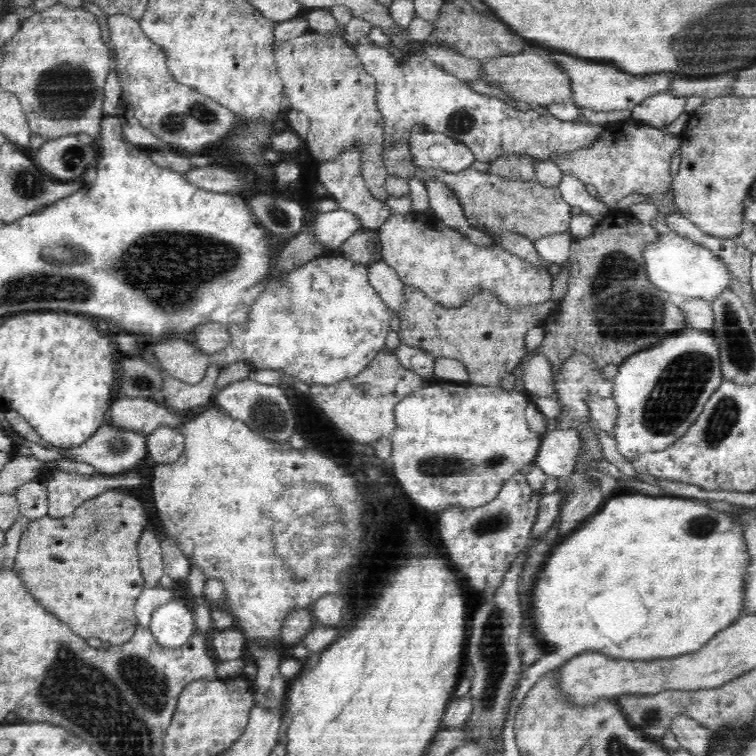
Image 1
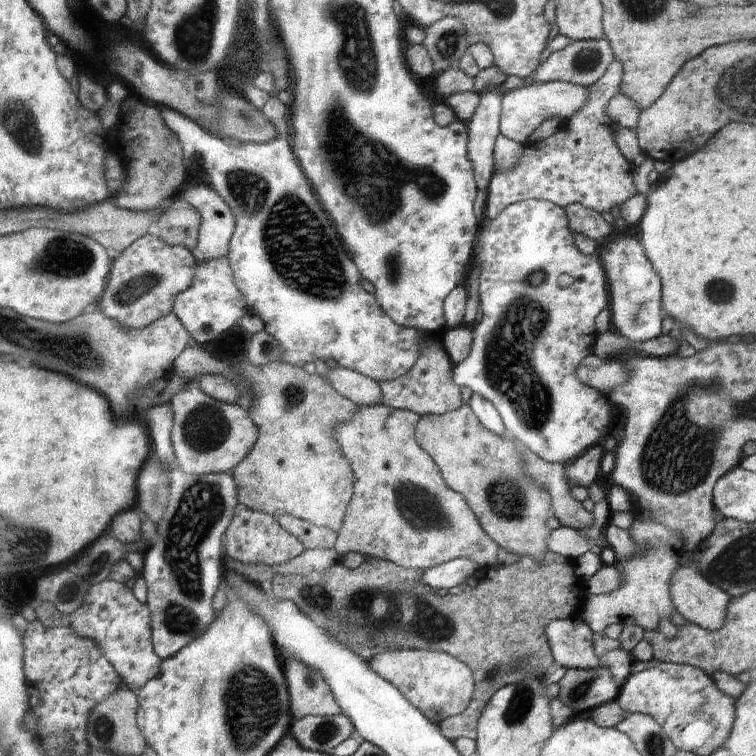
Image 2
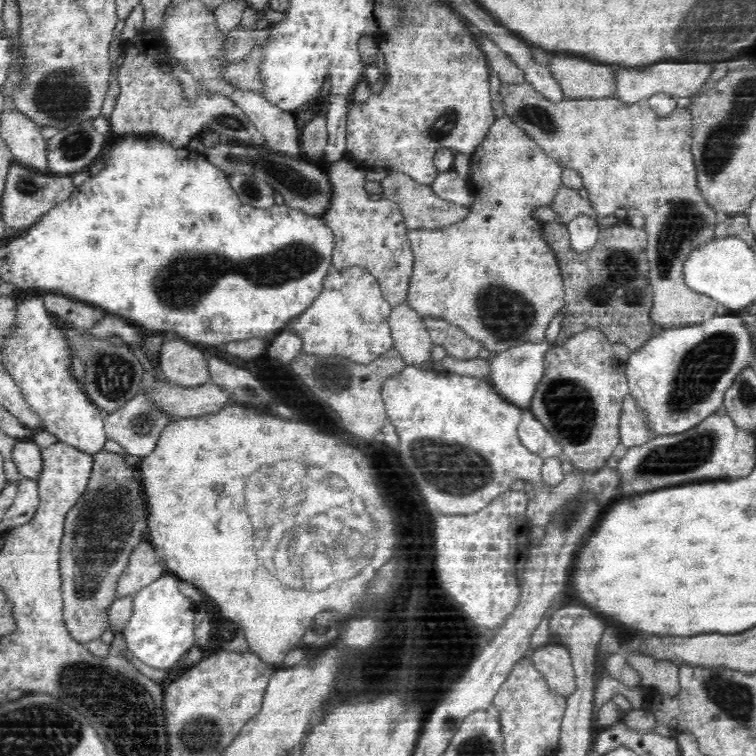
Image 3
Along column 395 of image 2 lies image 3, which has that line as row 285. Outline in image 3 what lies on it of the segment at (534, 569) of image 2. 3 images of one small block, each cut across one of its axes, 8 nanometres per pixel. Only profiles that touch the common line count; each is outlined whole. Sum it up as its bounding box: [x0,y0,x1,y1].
[543,221,662,352]

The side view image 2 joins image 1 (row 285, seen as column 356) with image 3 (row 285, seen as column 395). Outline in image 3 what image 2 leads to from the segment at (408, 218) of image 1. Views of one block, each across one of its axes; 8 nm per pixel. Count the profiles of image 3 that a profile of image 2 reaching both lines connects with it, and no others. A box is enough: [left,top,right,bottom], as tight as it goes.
[407,116,565,354]

